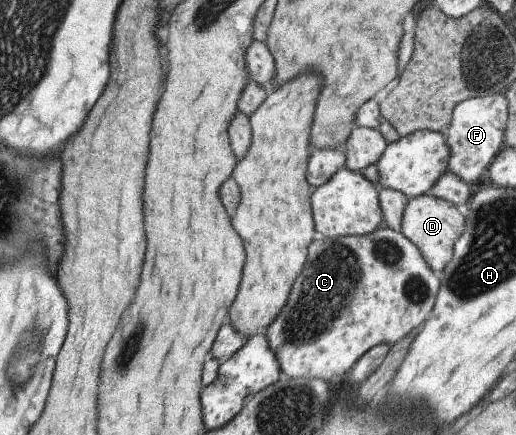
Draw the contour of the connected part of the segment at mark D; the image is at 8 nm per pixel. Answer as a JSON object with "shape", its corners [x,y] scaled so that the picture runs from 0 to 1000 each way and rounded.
{"shape":[[[831,446],[812,448],[789,464],[775,503],[775,533],[804,561],[820,600],[837,623],[855,623],[878,591],[878,559],[899,526],[895,499],[880,471]]]}

